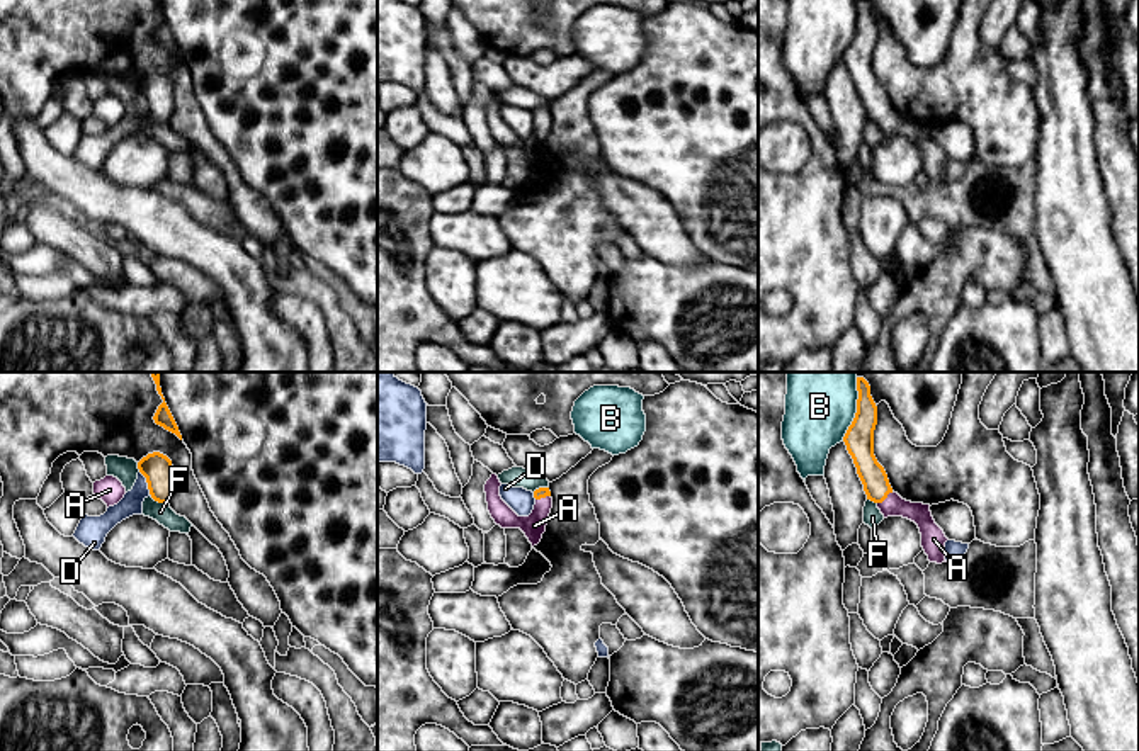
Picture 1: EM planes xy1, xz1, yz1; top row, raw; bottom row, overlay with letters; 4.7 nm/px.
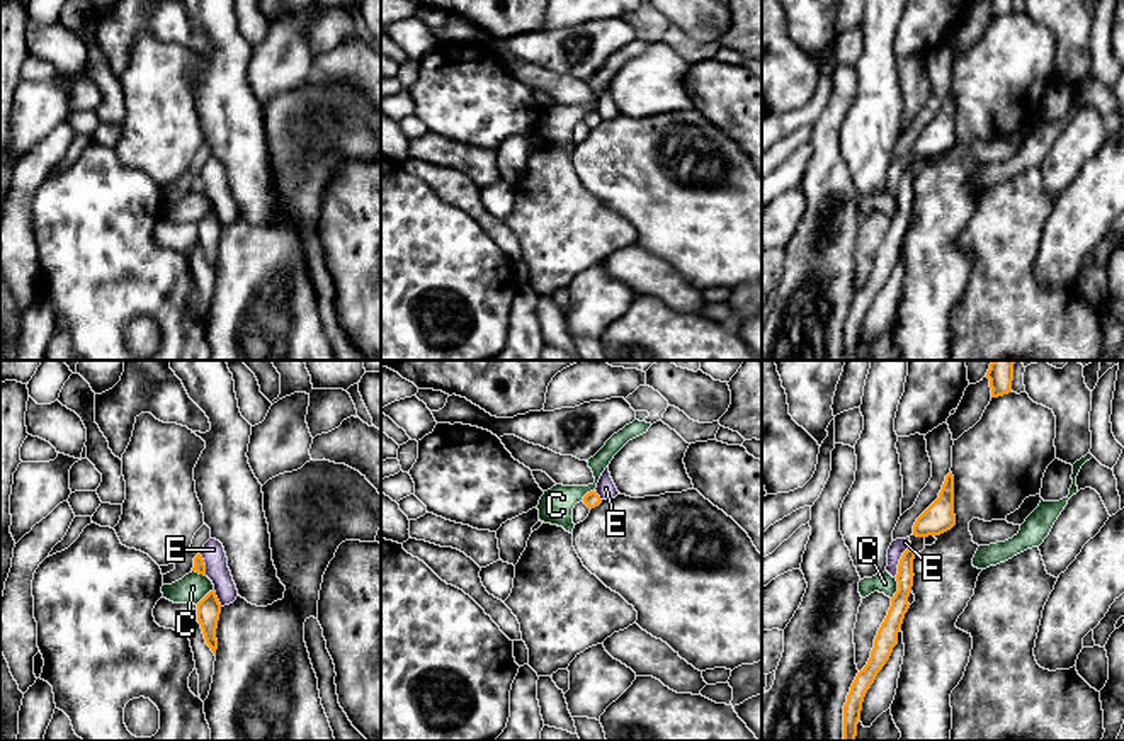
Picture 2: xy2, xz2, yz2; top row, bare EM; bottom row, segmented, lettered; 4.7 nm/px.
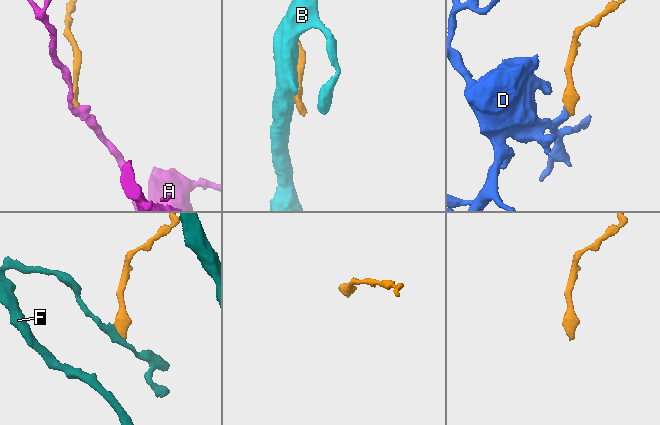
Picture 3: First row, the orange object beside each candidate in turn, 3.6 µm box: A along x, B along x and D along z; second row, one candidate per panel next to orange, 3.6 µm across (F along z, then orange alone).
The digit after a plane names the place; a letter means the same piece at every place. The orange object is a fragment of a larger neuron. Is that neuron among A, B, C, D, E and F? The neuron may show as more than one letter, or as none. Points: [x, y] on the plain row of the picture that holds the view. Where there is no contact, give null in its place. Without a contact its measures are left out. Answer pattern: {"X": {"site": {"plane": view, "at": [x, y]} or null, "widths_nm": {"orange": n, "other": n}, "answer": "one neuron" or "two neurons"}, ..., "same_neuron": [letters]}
{"A": {"site": {"plane": "yz1", "at": [884, 118]}, "widths_nm": {"orange": 130, "other": 100}, "answer": "one neuron"}, "B": {"site": {"plane": "yz1", "at": [857, 31]}, "widths_nm": {"orange": 140, "other": 320}, "answer": "two neurons"}, "C": {"site": {"plane": "yz2", "at": [898, 208]}, "widths_nm": {"orange": 100, "other": 100}, "answer": "two neurons"}, "D": {"site": {"plane": "xy1", "at": [147, 101]}, "widths_nm": {"orange": 140, "other": 100}, "answer": "two neurons"}, "E": {"site": {"plane": "yz2", "at": [900, 179]}, "widths_nm": {"orange": 90, "other": 70}, "answer": "two neurons"}, "F": {"site": {"plane": "xy1", "at": [158, 121]}, "widths_nm": {"orange": 140, "other": 90}, "answer": "two neurons"}, "same_neuron": ["A"]}

